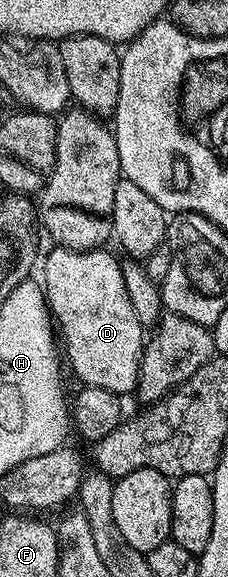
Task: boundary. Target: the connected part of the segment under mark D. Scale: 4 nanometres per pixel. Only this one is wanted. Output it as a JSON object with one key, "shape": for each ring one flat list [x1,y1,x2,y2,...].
{"shape":[[53,247,50,250,45,257,45,300,59,330,64,356,65,353,69,356,69,365,74,375,81,380,82,386,103,387,118,395,132,394,141,379,141,356,145,350,147,333,131,307,131,299,127,299,121,261,104,253,106,250,101,247,80,251]]}

